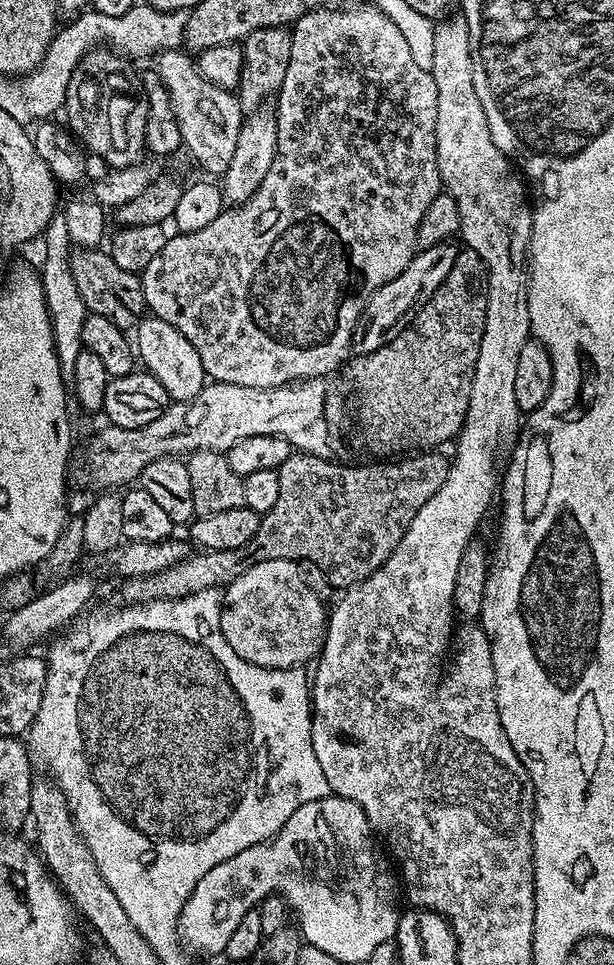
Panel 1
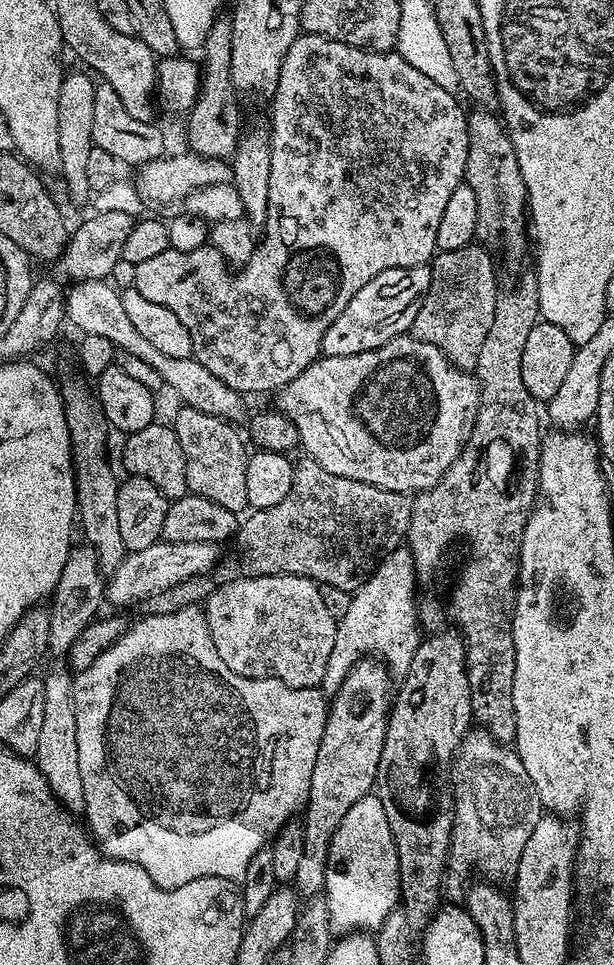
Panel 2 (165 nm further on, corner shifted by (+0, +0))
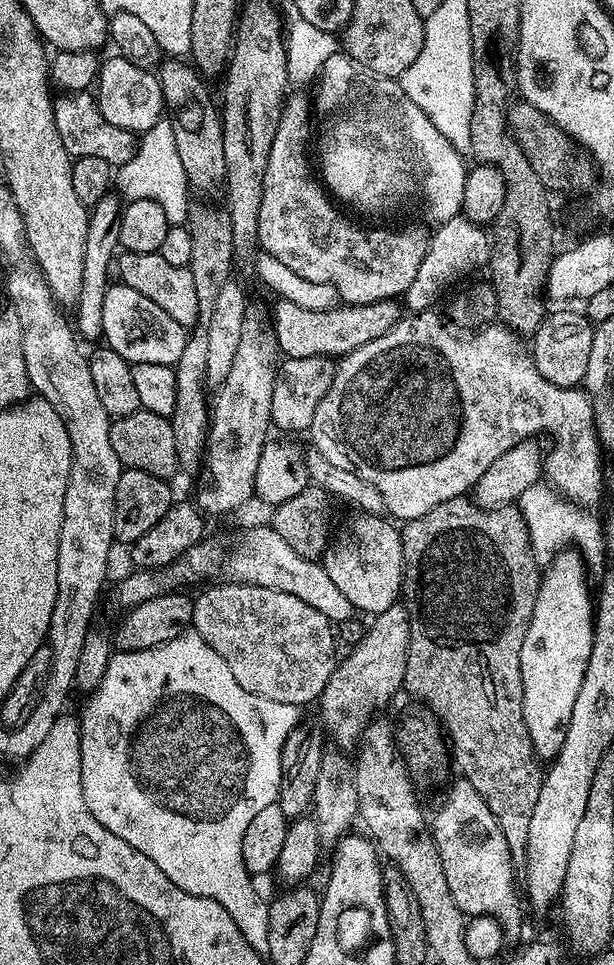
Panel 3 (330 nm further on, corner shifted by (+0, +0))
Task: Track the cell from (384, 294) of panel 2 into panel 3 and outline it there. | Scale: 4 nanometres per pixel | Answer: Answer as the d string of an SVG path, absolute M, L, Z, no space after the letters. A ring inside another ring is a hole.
M277 299L275 303L276 308L274 304L271 309L272 325L280 352L289 360L311 356L349 356L351 352L358 350L358 346L366 346L366 342L382 338L382 334L386 334L402 319L401 305L395 299L369 304L348 304L337 306L334 310L302 310L302 306L294 306L294 302L282 299Z

